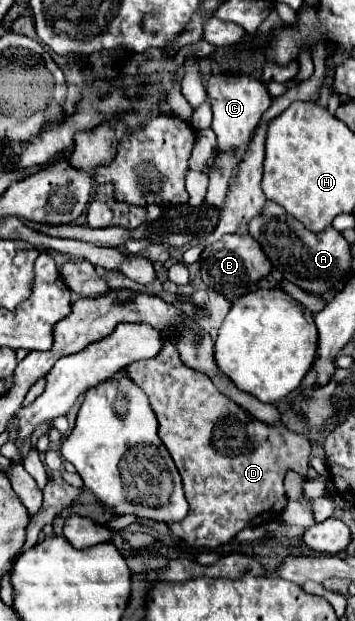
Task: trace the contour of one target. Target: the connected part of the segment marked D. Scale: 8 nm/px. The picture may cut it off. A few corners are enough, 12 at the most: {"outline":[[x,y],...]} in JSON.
{"outline":[[164,342],[122,374],[148,394],[214,548],[282,514],[308,438],[272,428]]}

